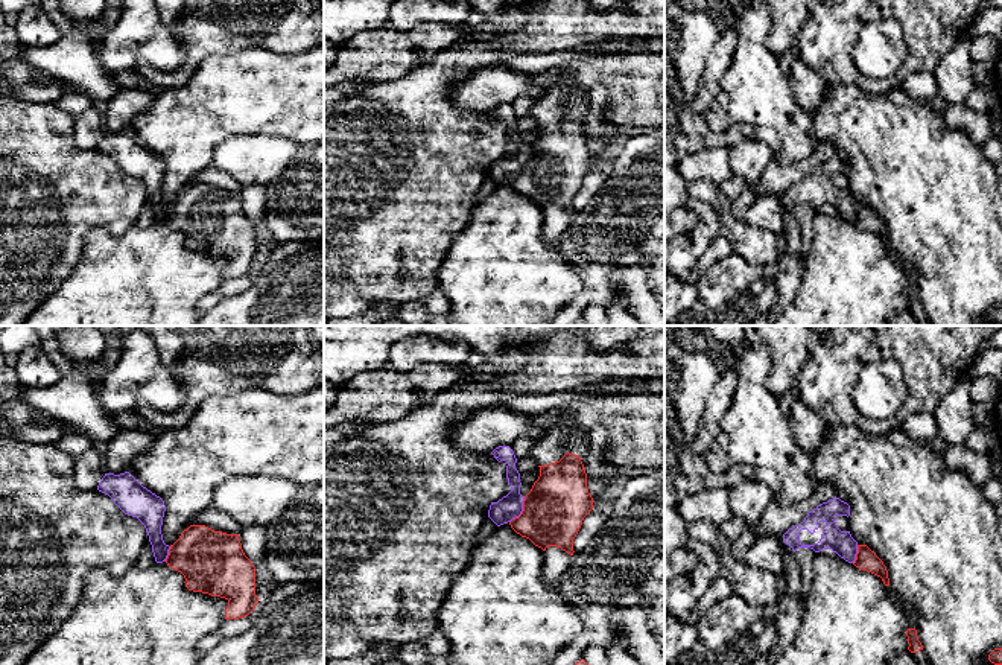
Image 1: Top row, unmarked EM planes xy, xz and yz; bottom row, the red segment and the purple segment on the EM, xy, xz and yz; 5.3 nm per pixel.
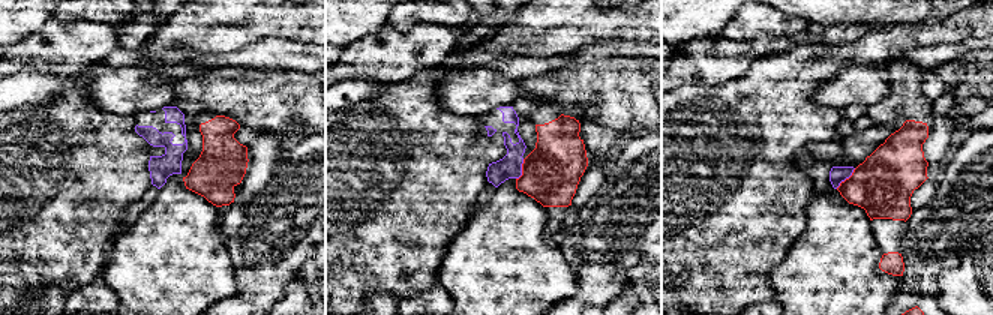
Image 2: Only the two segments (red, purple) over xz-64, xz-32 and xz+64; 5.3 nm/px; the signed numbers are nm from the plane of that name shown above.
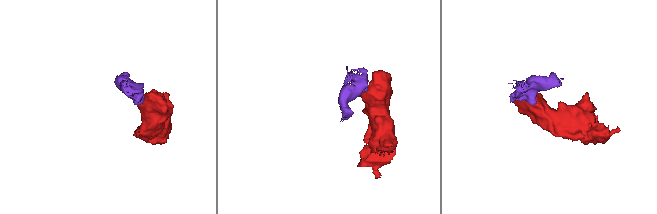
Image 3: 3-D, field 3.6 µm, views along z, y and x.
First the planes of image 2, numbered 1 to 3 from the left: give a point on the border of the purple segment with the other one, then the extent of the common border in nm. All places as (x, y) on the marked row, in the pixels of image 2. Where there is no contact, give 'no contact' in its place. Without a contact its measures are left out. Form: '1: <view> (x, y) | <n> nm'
1: no contact
2: xz-32 (522, 170) | 120 nm
3: xz+64 (846, 179) | 160 nm

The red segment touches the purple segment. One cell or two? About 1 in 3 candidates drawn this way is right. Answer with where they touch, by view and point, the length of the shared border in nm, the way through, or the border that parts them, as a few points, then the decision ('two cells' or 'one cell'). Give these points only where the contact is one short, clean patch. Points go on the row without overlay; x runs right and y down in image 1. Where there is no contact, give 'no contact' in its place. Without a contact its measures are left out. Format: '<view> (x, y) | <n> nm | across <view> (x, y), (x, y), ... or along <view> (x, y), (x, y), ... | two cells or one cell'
xz (523, 169) | 170 nm | along xz (525, 155), (522, 171), (510, 181) | two cells

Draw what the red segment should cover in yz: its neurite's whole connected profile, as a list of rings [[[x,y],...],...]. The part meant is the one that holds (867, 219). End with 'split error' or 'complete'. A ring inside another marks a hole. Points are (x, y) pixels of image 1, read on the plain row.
[[[858,204],[856,227],[871,231],[882,237],[885,245],[889,245],[888,230],[883,221],[867,204]]] | complete

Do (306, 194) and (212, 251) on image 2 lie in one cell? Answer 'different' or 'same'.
different

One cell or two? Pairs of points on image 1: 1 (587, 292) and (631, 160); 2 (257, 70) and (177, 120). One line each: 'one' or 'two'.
1: one
2: one

